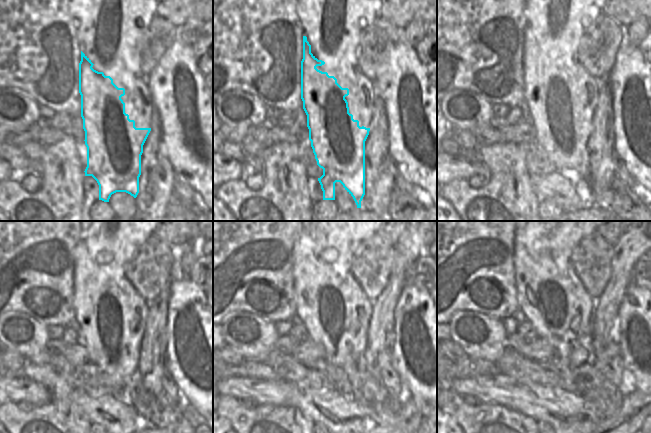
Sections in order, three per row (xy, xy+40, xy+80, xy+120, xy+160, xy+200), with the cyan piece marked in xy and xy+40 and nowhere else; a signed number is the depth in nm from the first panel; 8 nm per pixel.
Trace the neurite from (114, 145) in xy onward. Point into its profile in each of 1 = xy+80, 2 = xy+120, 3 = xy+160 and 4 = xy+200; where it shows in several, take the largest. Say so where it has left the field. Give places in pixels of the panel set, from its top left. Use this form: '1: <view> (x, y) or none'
1: xy+80 (564, 139)
2: xy+120 (96, 313)
3: xy+160 (318, 306)
4: xy+200 (540, 299)

